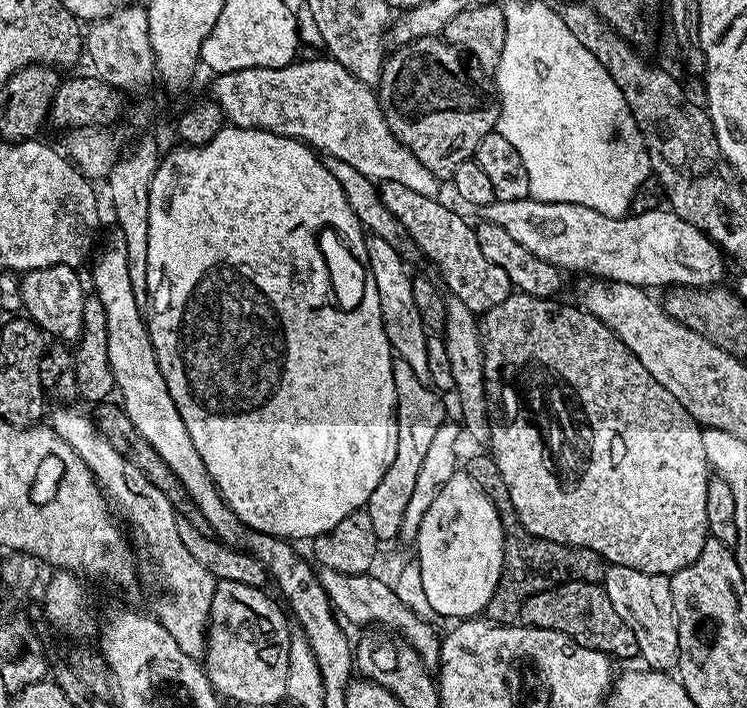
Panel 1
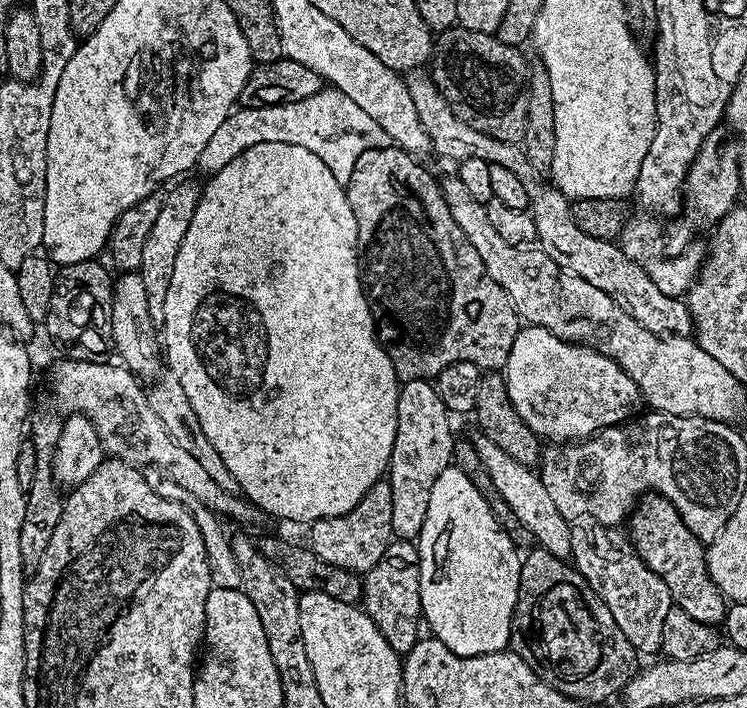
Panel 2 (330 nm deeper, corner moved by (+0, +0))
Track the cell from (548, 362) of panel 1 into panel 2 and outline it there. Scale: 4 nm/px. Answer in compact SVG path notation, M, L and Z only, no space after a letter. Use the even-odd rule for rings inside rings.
M645 495L631 513L631 524L630 539L636 553L646 567L654 570L654 574L658 574L662 582L666 582L666 590L670 590L673 605L686 610L686 614L690 614L694 622L723 625L726 597L710 578L705 545L690 531L686 522L682 522L676 507L665 496Z

